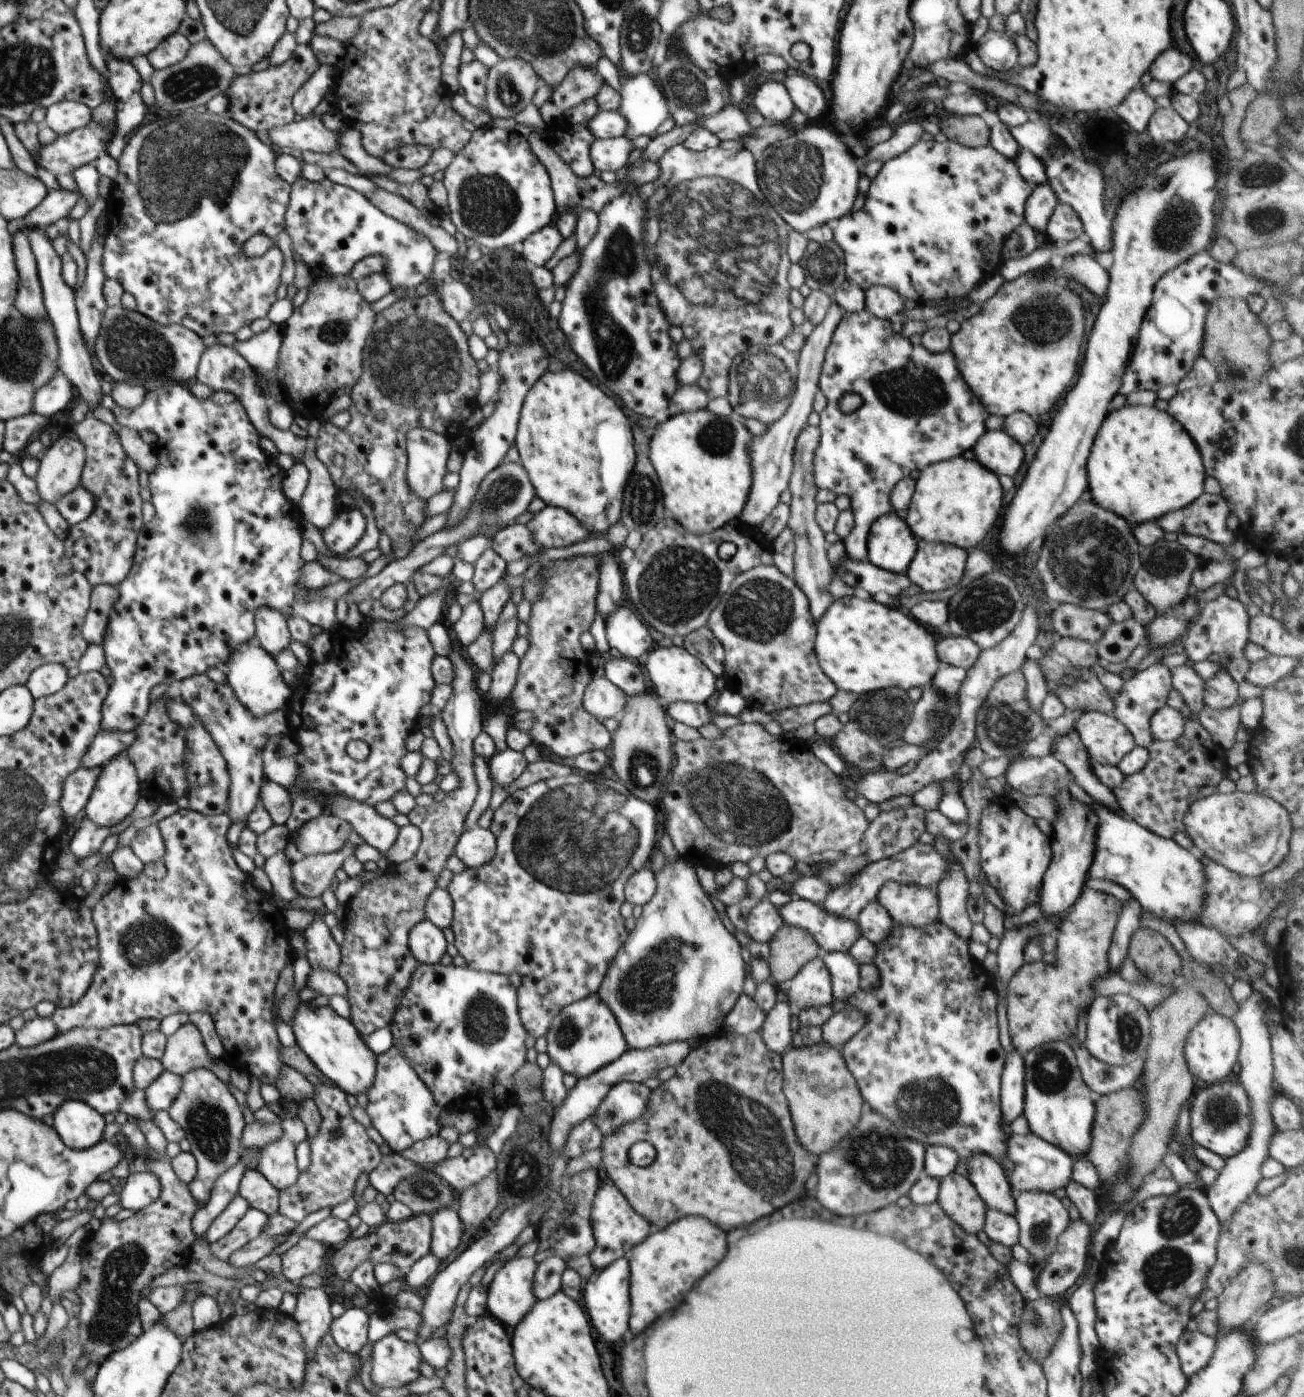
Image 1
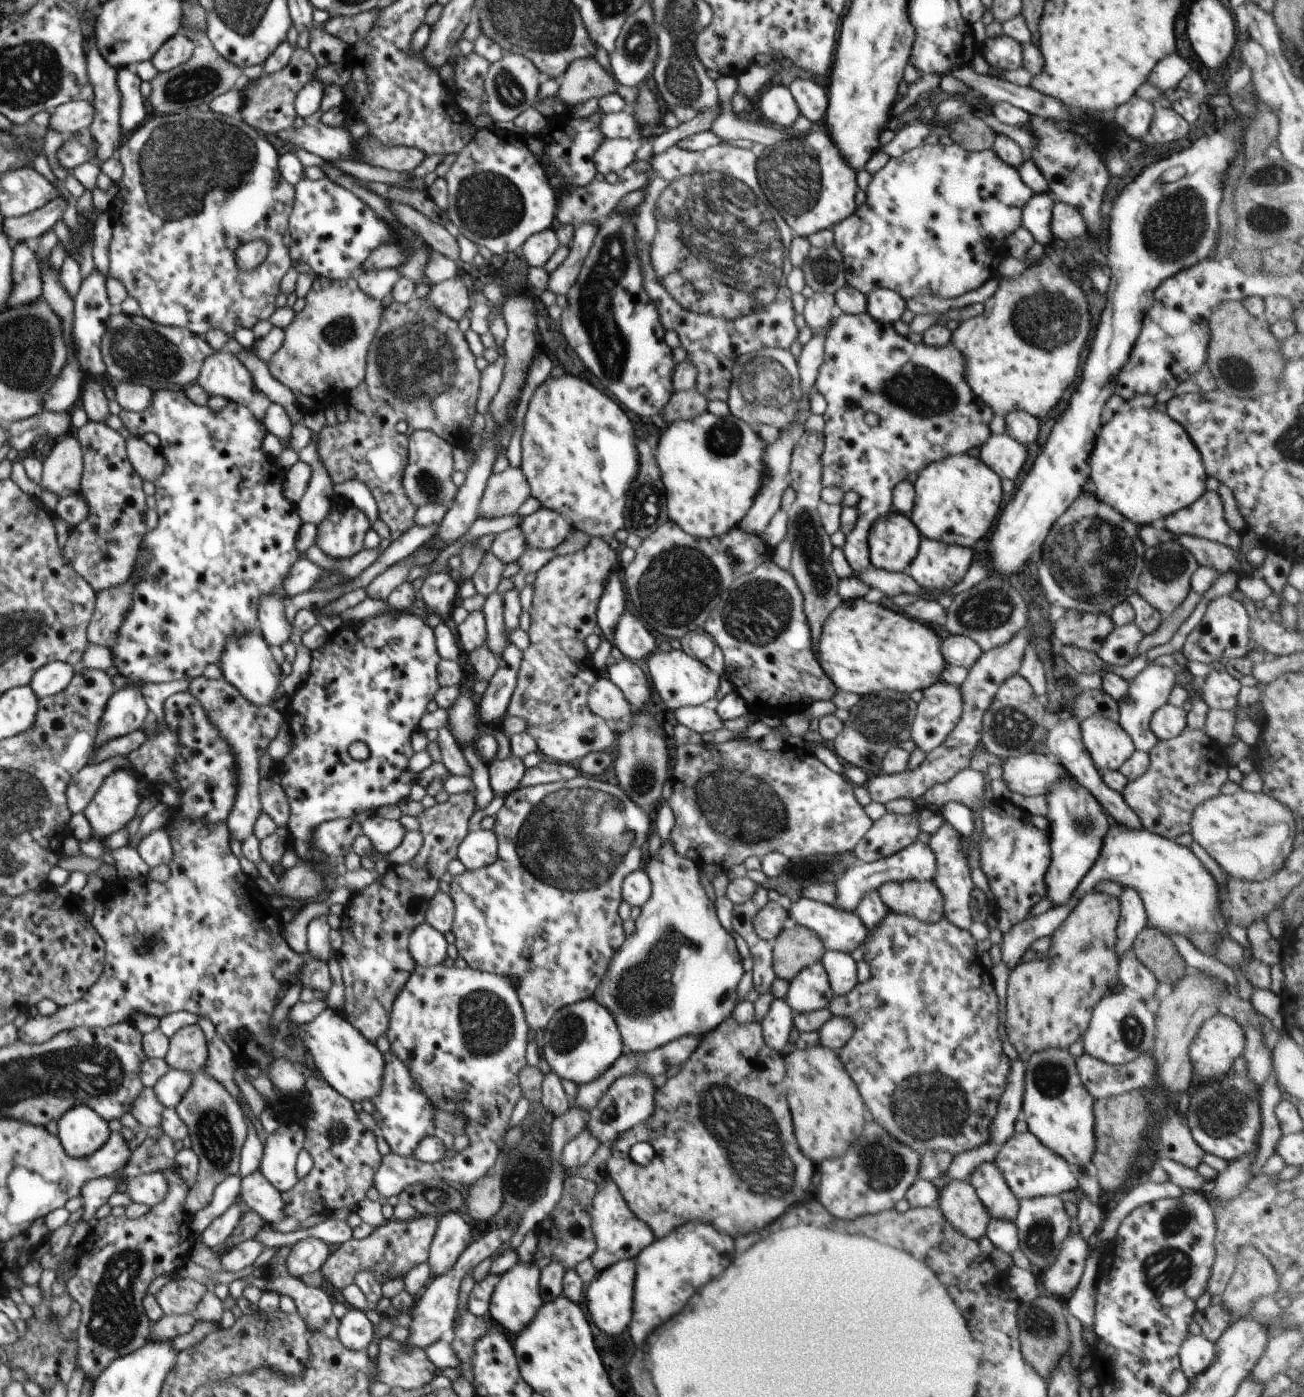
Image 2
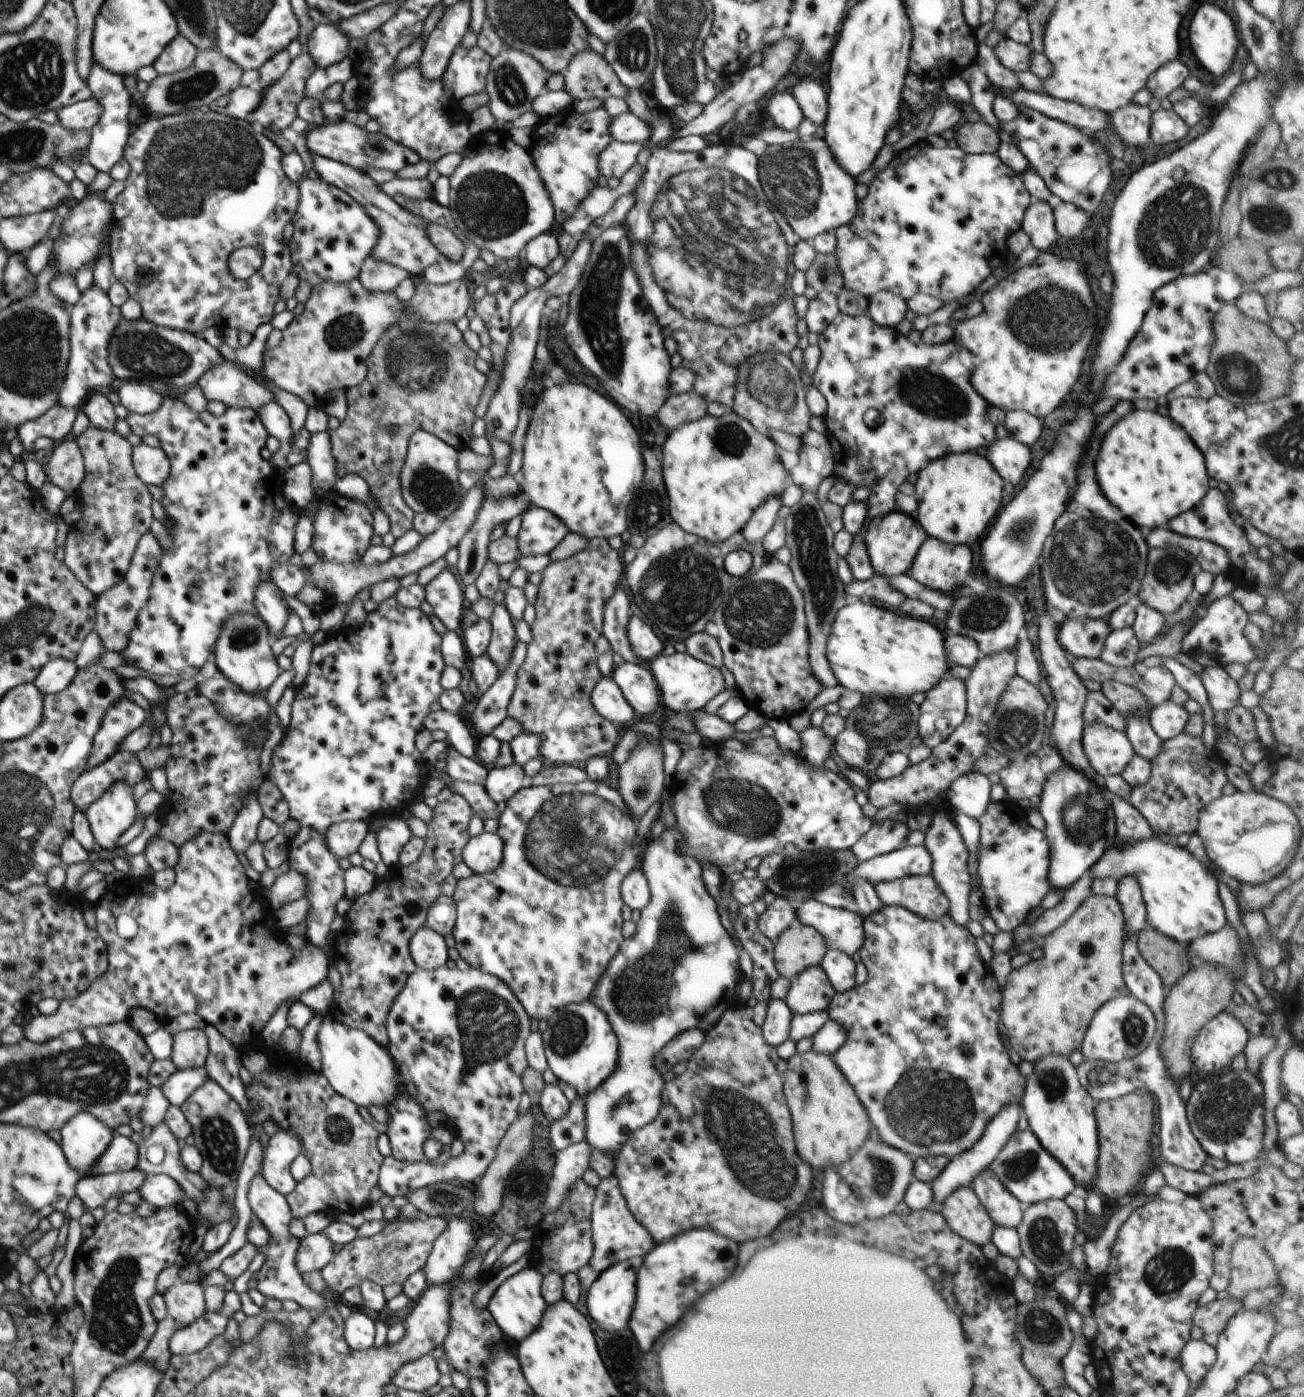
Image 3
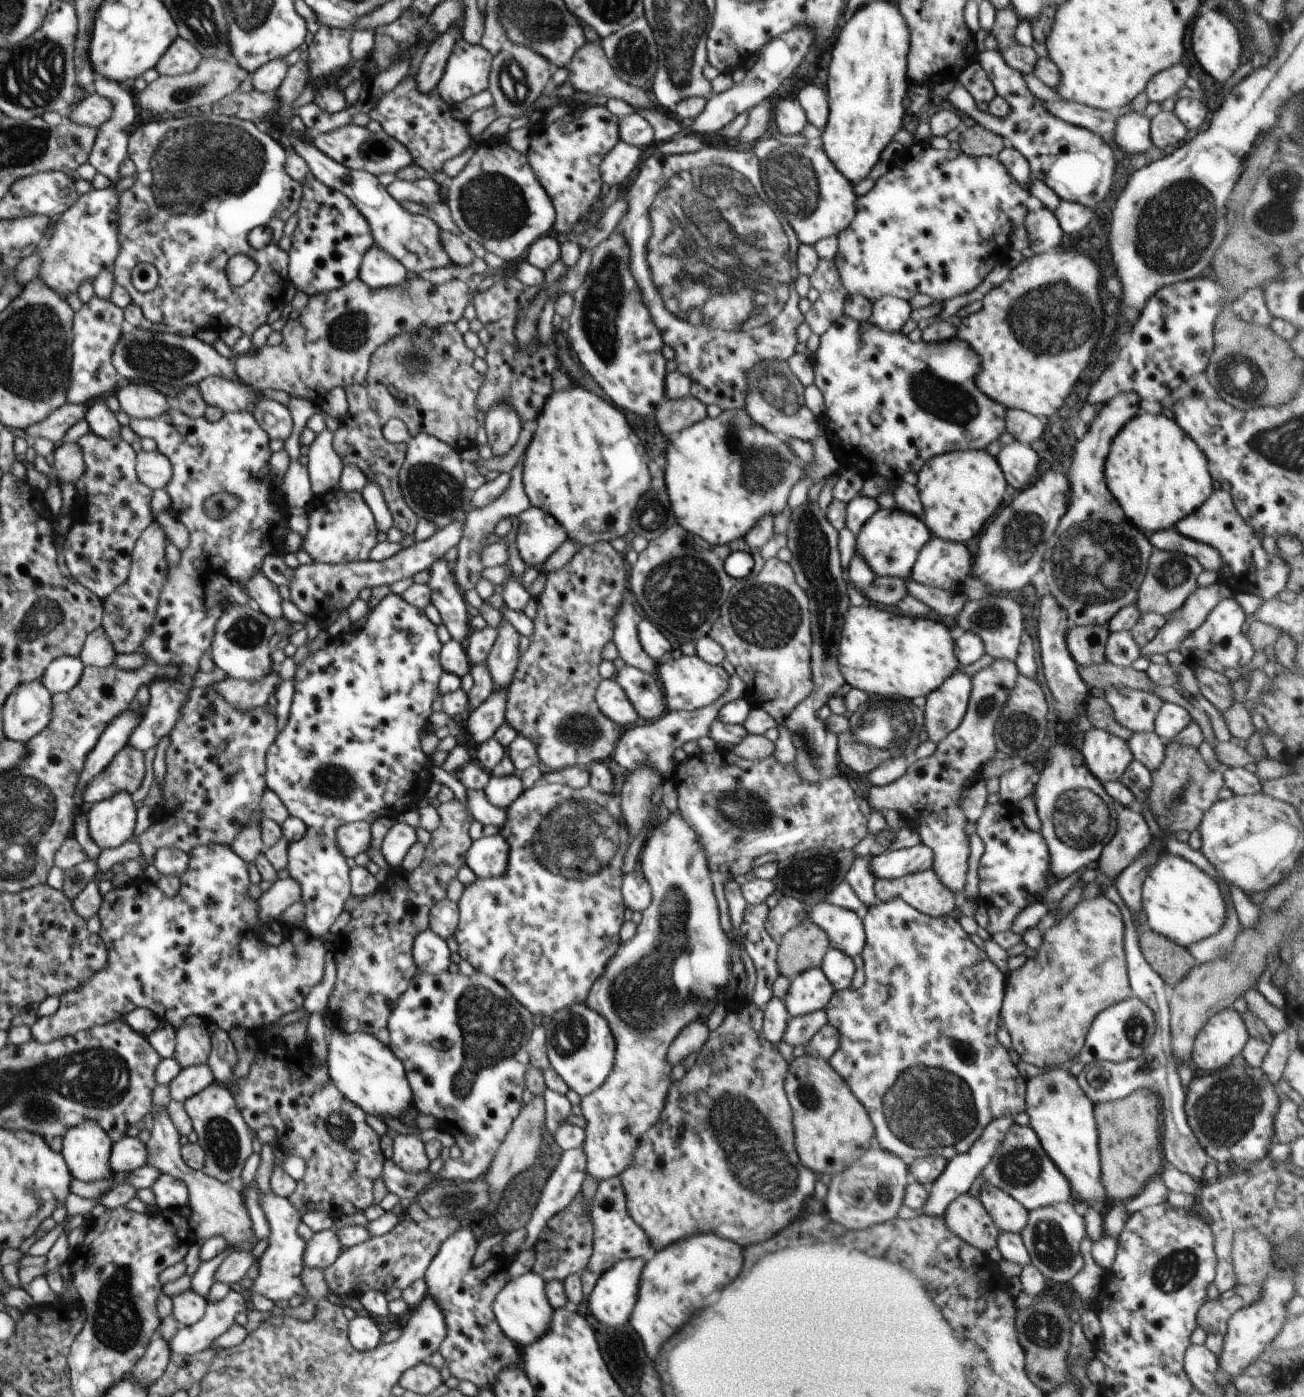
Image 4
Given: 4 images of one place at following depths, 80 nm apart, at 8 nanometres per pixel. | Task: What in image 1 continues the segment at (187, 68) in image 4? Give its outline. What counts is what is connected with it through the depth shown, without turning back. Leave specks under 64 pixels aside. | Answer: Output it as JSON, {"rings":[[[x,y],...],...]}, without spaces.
{"rings":[[[176,32],[149,52],[147,59],[156,71],[164,71],[182,62],[187,57],[190,47],[188,38]]]}

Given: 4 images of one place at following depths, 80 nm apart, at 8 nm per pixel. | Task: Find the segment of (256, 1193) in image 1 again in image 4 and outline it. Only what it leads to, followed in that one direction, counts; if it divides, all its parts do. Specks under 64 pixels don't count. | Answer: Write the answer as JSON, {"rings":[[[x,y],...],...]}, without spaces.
{"rings":[[[261,1190],[260,1200],[255,1207],[257,1213],[261,1213],[269,1226],[268,1246],[266,1251],[259,1259],[258,1278],[251,1283],[245,1283],[250,1296],[258,1294],[271,1299],[274,1302],[279,1300],[288,1300],[294,1296],[300,1296],[303,1301],[308,1300],[310,1294],[304,1288],[301,1280],[301,1271],[303,1270],[303,1255],[306,1248],[305,1241],[298,1236],[298,1224],[301,1222],[300,1212],[287,1200],[286,1197],[277,1196],[273,1191],[264,1193]]]}

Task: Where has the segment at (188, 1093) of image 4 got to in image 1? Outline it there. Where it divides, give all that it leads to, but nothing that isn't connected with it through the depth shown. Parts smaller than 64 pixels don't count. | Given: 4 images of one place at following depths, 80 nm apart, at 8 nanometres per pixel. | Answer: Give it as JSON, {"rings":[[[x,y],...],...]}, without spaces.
{"rings":[[[166,1071],[145,1089],[147,1103],[154,1112],[167,1110],[172,1106],[175,1098],[180,1094],[182,1088],[181,1075]]]}

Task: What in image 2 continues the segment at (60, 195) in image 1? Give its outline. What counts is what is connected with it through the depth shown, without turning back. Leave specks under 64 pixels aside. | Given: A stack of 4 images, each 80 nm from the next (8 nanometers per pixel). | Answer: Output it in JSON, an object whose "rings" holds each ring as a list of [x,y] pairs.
{"rings":[[[60,196],[47,202],[34,213],[26,213],[19,217],[3,217],[3,231],[11,244],[34,243],[60,220],[66,210],[66,202]]]}

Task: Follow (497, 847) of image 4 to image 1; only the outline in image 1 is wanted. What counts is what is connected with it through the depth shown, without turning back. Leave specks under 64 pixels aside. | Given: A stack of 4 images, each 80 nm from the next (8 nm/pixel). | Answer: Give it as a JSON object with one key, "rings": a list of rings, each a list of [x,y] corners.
{"rings":[[[475,825],[464,831],[455,846],[454,854],[469,869],[489,863],[496,854],[497,840],[490,829]]]}

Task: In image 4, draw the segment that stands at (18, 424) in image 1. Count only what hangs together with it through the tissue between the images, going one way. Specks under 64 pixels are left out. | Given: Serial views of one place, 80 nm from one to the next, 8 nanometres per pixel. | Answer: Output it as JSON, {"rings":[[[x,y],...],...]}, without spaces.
{"rings":[[[69,402],[62,408],[52,412],[46,420],[26,429],[25,433],[30,436],[30,439],[33,441],[42,437],[43,439],[51,440],[55,444],[60,444],[67,430],[85,418],[88,405],[89,404],[74,404]]]}

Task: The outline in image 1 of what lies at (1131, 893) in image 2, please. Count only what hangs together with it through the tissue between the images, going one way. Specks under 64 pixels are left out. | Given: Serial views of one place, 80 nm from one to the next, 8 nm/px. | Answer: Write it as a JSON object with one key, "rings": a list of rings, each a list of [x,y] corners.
{"rings":[[[1134,897],[1125,900],[1113,932],[1112,944],[1107,954],[1110,972],[1117,972],[1123,960],[1128,956],[1132,935],[1142,927],[1142,914],[1143,907]]]}

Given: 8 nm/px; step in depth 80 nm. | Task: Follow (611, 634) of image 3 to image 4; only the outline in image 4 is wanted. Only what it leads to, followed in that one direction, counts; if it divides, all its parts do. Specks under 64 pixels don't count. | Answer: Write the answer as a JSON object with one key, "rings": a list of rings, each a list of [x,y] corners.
{"rings":[[[622,600],[622,606],[618,608],[614,616],[614,630],[612,630],[612,642],[618,650],[618,656],[624,660],[627,666],[638,668],[648,674],[656,674],[658,662],[652,660],[640,646],[638,640],[638,621],[634,606],[628,600]]]}

